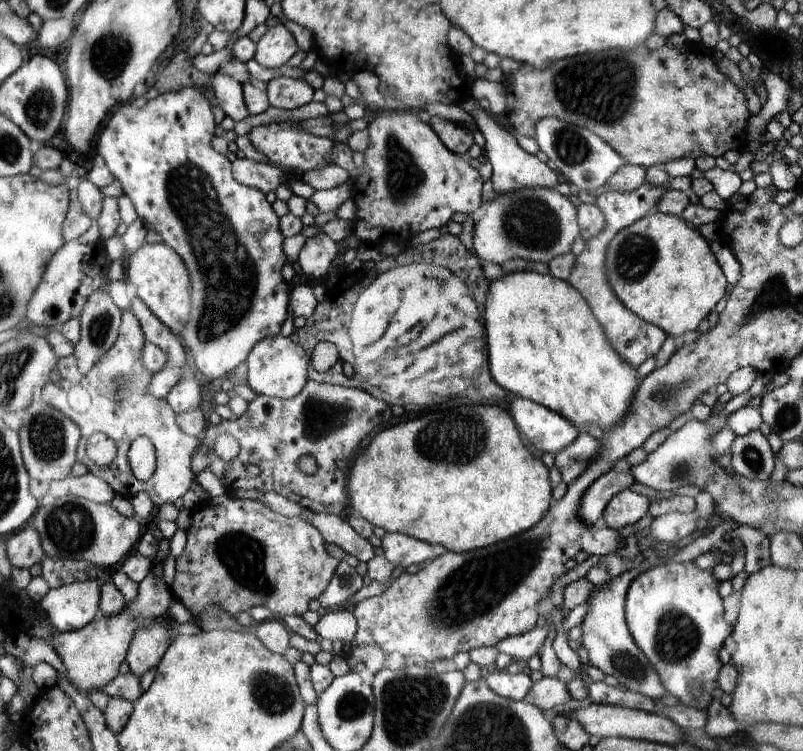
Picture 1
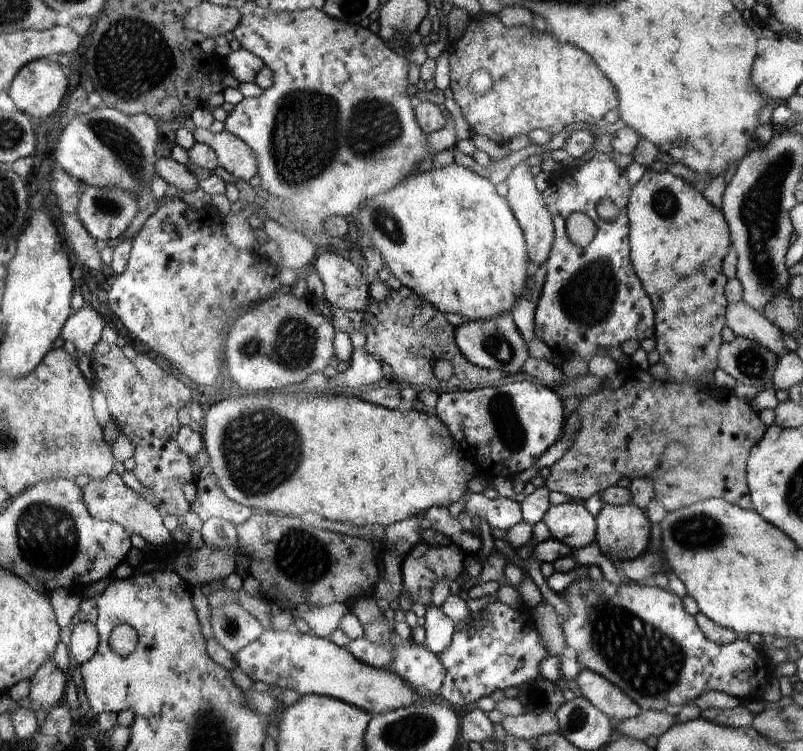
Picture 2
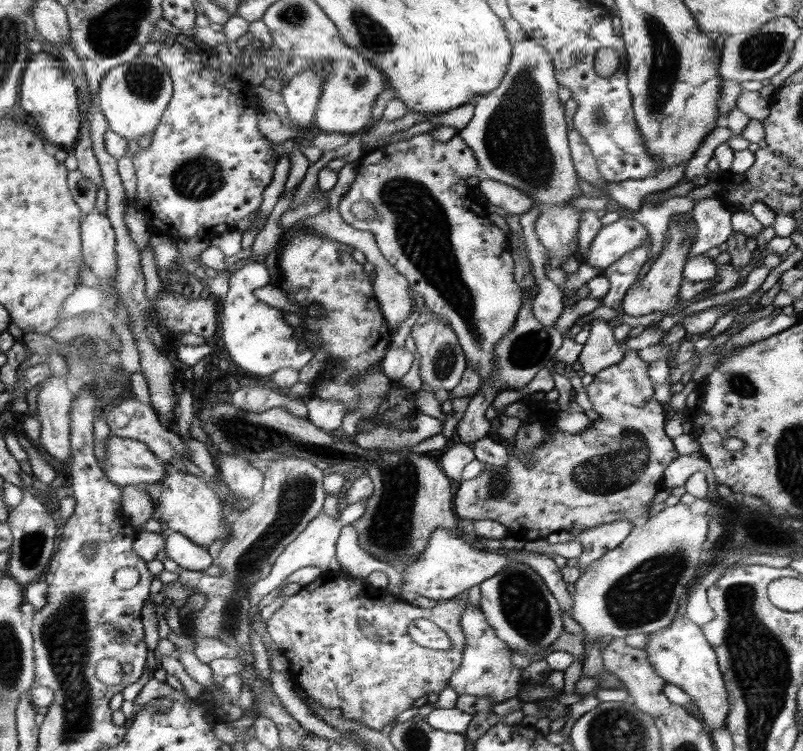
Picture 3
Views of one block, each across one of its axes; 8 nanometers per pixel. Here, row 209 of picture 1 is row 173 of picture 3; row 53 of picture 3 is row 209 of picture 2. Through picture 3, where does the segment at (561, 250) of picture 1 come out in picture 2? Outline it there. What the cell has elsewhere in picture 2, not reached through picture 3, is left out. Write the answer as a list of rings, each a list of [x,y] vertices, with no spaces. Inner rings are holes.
[[[524,161],[512,168],[505,181],[506,186],[508,186],[508,196],[505,198],[522,230],[529,261],[540,267],[548,261],[554,239],[554,228],[541,193],[535,186],[534,176],[531,174],[530,168]]]

